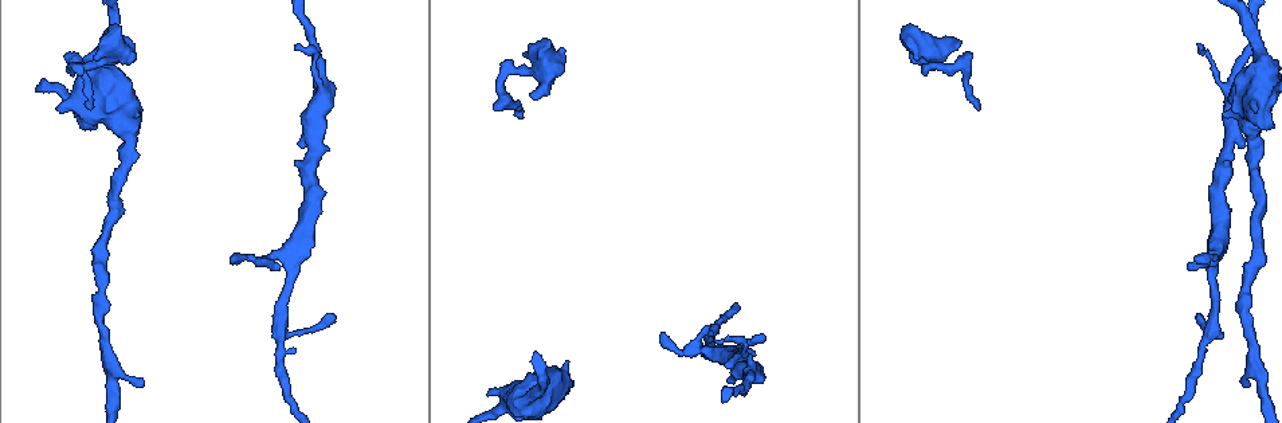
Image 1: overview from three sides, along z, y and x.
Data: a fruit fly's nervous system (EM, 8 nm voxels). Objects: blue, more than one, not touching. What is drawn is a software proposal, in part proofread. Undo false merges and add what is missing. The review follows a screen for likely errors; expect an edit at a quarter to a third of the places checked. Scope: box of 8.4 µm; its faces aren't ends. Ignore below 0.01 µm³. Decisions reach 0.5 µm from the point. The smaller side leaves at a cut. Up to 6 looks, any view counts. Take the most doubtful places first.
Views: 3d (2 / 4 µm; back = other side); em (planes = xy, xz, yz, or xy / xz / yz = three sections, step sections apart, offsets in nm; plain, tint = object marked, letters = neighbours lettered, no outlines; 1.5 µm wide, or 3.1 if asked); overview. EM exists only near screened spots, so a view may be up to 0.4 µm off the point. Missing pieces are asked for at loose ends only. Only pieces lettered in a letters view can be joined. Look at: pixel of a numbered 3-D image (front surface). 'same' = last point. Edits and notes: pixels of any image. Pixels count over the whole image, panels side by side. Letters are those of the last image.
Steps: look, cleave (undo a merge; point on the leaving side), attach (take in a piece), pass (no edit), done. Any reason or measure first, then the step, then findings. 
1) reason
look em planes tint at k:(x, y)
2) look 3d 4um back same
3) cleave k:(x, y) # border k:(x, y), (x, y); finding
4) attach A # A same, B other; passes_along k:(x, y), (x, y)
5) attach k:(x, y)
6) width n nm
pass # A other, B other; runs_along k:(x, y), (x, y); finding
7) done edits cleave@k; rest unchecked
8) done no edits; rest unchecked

look 3d 2um at 1:(486, 393)

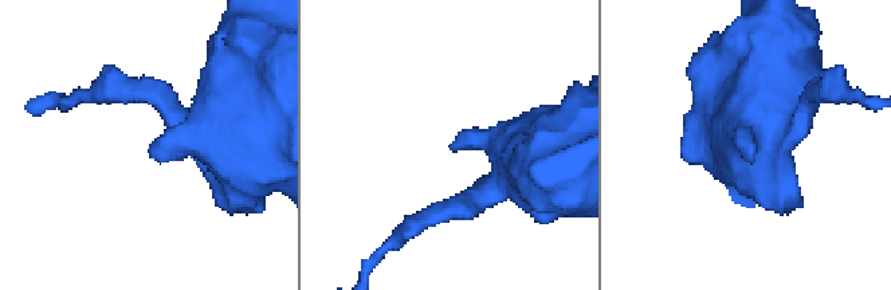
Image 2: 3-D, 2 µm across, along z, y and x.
now the EM
look em planes letters at 2:(754, 150)

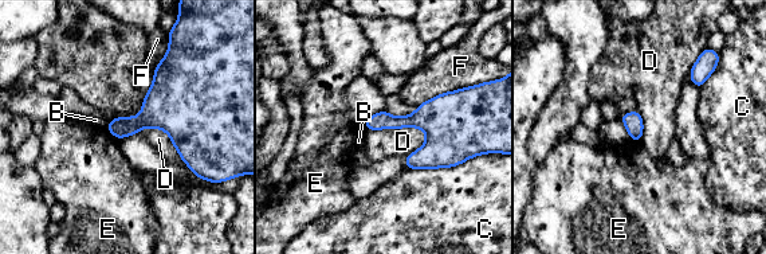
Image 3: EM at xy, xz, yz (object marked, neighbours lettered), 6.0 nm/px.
longest_contact C 400 nm
pass # B other, C other, D other, E other, F other; border 3:(366, 129), (420, 128), (427, 139); none of them fits

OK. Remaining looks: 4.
free end
look em yz step 4 letters at 1:(728, 338)

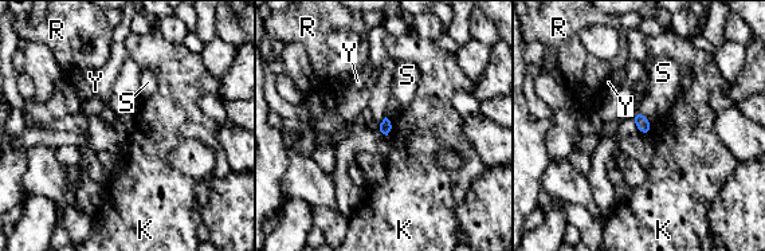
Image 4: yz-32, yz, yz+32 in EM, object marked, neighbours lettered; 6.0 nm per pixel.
longest_contact S 100 nm
pass # K other, R other, S other, Y other; border 4:(639, 112), (651, 122); none of them fits

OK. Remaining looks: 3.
branch stops here
look em xy step 4 tint at 1:(231, 263)

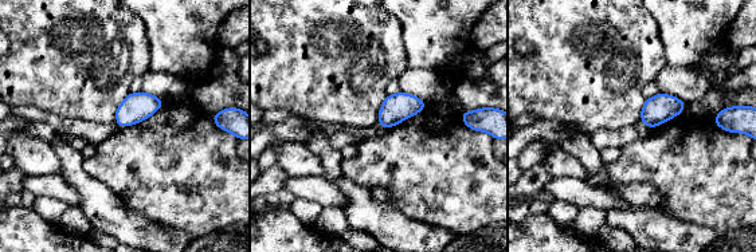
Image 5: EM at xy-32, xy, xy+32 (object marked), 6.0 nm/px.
cut it another way
look em planes letters same

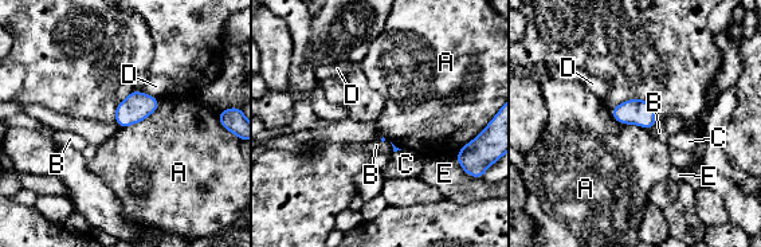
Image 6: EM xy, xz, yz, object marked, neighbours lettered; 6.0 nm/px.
longest_contact A 300 nm
pass # A other, B other, C other, D other, E other; border 6:(159, 100), (146, 117), (118, 126); none of them fits

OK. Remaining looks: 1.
done no edits; rest unchecked

